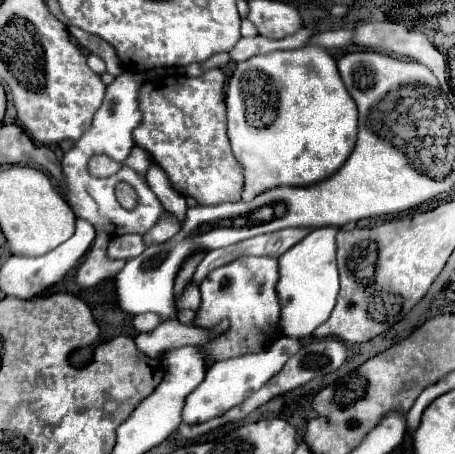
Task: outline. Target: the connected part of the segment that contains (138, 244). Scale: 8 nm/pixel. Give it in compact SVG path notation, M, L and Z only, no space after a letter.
M128 234L128 236L116 236L110 240L108 246L108 258L136 258L146 250L142 236Z

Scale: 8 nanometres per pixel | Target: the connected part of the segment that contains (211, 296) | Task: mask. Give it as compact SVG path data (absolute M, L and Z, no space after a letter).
M240 256L230 264L224 264L210 272L202 284L202 304L196 310L194 326L198 328L216 328L220 320L228 318L230 328L224 336L216 336L208 344L200 346L200 352L206 360L228 360L252 352L264 352L278 340L280 334L280 300L276 294L278 282L278 260L276 258L256 258L256 256Z

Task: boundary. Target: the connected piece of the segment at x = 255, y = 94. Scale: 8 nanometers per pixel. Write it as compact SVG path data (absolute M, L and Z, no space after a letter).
M306 44L296 50L276 50L238 62L228 82L226 106L231 149L246 176L244 202L276 186L310 186L324 180L324 176L332 176L348 160L356 144L356 104L338 74L334 58L318 44Z

